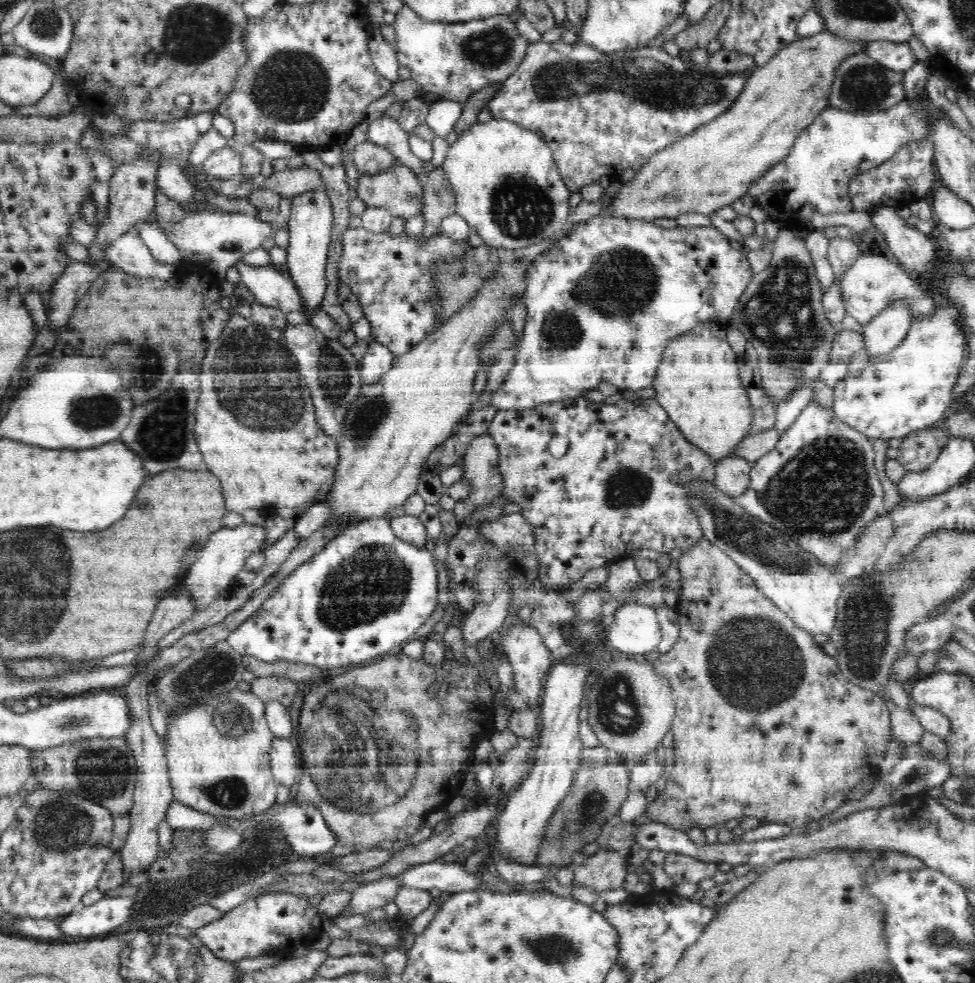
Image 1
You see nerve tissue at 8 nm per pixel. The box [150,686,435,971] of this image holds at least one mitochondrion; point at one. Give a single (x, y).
(232, 721)

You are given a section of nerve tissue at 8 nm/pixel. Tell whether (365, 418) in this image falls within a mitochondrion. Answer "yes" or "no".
yes

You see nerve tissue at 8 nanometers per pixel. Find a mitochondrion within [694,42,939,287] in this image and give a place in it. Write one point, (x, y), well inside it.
(866, 85)

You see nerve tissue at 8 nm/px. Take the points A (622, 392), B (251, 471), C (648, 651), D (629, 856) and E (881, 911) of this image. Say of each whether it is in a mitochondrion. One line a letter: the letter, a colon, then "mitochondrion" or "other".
A: other
B: other
C: other
D: other
E: other

